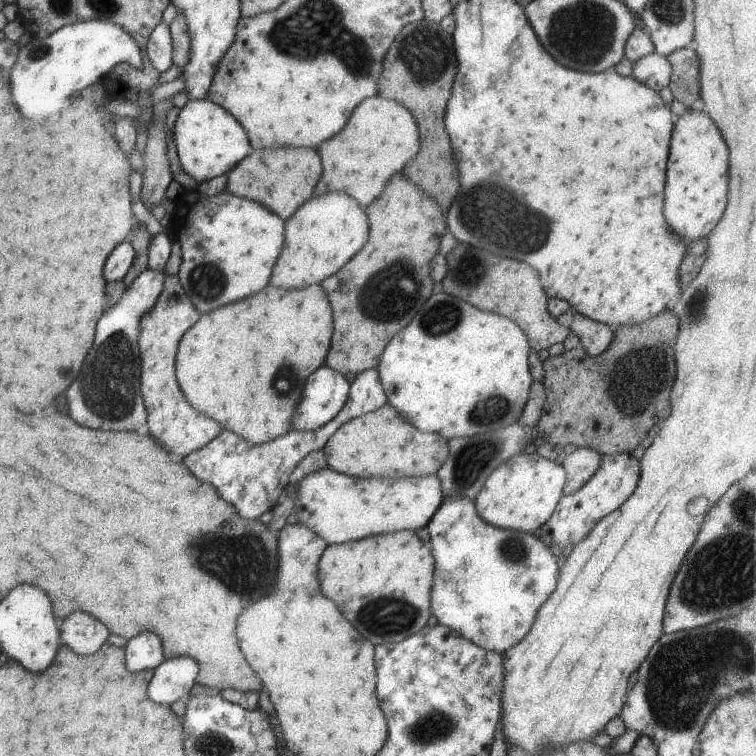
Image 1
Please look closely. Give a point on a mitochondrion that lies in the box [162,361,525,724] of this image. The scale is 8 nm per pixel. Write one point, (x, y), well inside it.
(243, 563)

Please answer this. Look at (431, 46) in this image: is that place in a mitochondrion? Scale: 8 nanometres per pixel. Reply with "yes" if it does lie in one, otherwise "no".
yes

